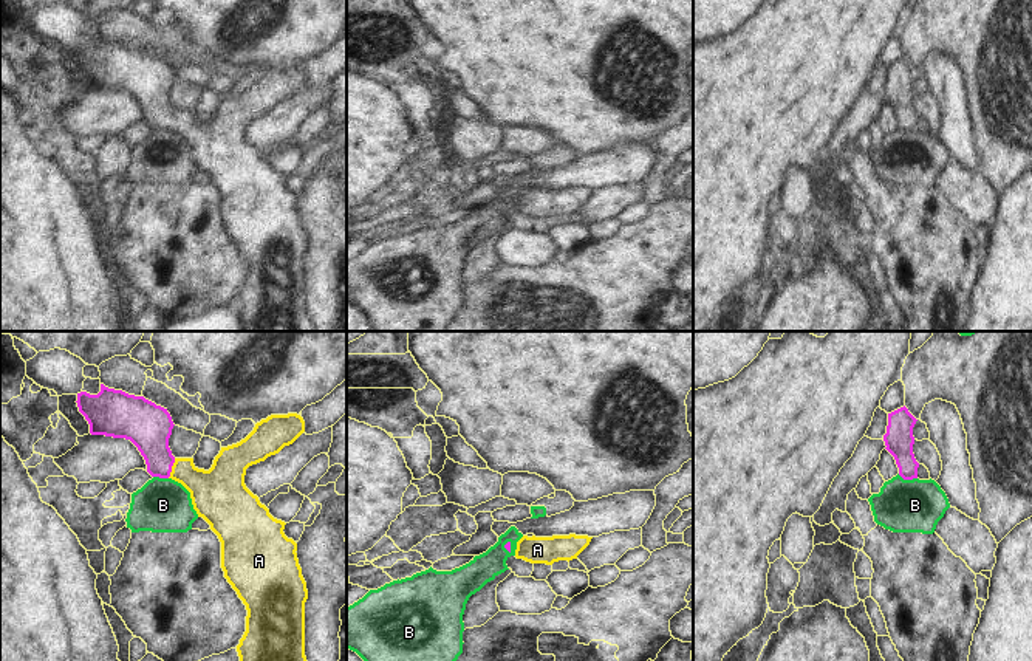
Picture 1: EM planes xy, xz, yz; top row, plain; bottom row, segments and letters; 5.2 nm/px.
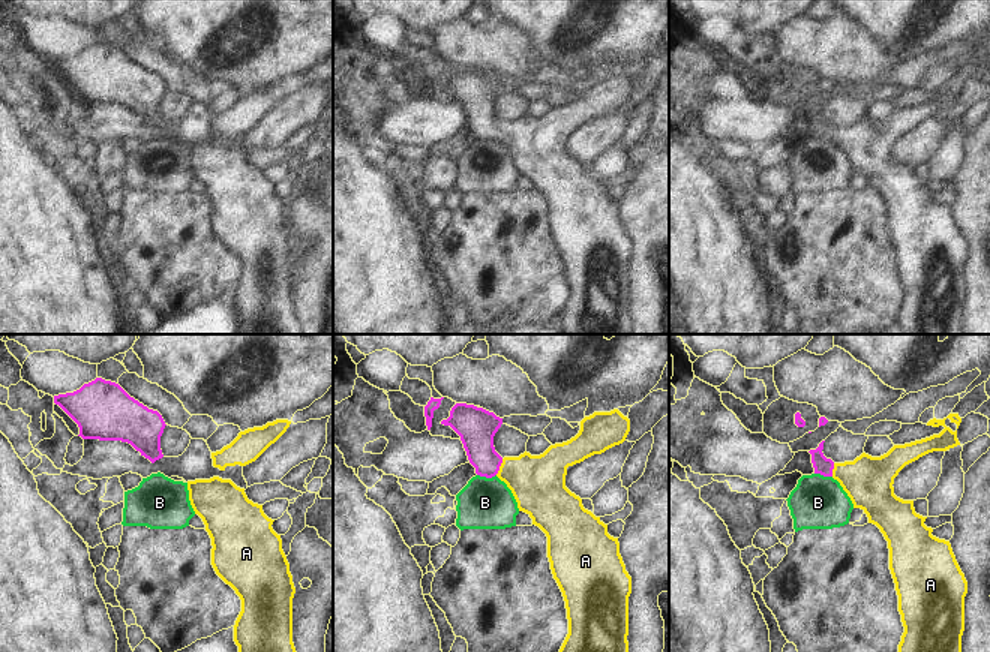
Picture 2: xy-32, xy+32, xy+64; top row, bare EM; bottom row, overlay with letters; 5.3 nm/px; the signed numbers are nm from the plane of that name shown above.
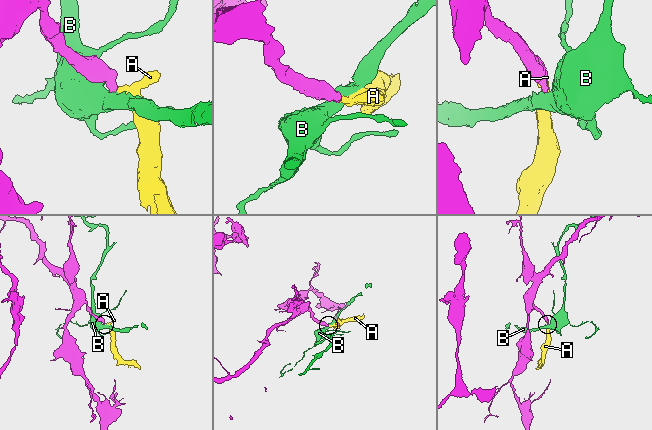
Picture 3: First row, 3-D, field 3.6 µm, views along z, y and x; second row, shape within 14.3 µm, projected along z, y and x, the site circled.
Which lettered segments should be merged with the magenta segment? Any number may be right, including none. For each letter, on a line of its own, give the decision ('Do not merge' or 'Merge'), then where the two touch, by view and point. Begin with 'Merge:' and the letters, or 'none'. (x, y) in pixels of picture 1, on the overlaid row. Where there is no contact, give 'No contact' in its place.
Merge: A
A: Merge. Touches magenta at xy (170, 468)
B: Do not merge. Touches magenta at yz (907, 479)

